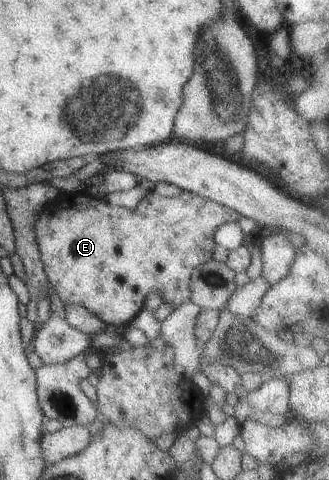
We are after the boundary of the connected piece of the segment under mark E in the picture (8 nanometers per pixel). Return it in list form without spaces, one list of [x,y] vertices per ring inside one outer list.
[[[182,190],[177,197],[161,197],[157,193],[151,191],[146,192],[139,203],[135,207],[127,208],[123,206],[117,206],[107,203],[104,199],[97,199],[89,195],[85,191],[76,191],[73,193],[64,193],[64,196],[55,196],[45,207],[43,211],[37,215],[37,219],[33,221],[33,233],[35,233],[35,245],[37,245],[37,251],[39,251],[42,269],[44,271],[51,289],[57,293],[57,297],[61,299],[63,305],[67,303],[73,303],[73,305],[81,305],[95,315],[99,317],[103,323],[107,325],[125,326],[127,325],[137,312],[144,307],[143,301],[148,293],[159,293],[161,295],[161,302],[167,303],[171,306],[172,310],[175,307],[179,307],[180,303],[185,303],[190,299],[190,277],[192,270],[198,267],[202,263],[209,261],[210,255],[215,247],[215,239],[213,239],[213,233],[219,225],[223,223],[236,222],[239,219],[239,215],[217,202],[211,201],[205,197],[199,197],[194,193]]]

